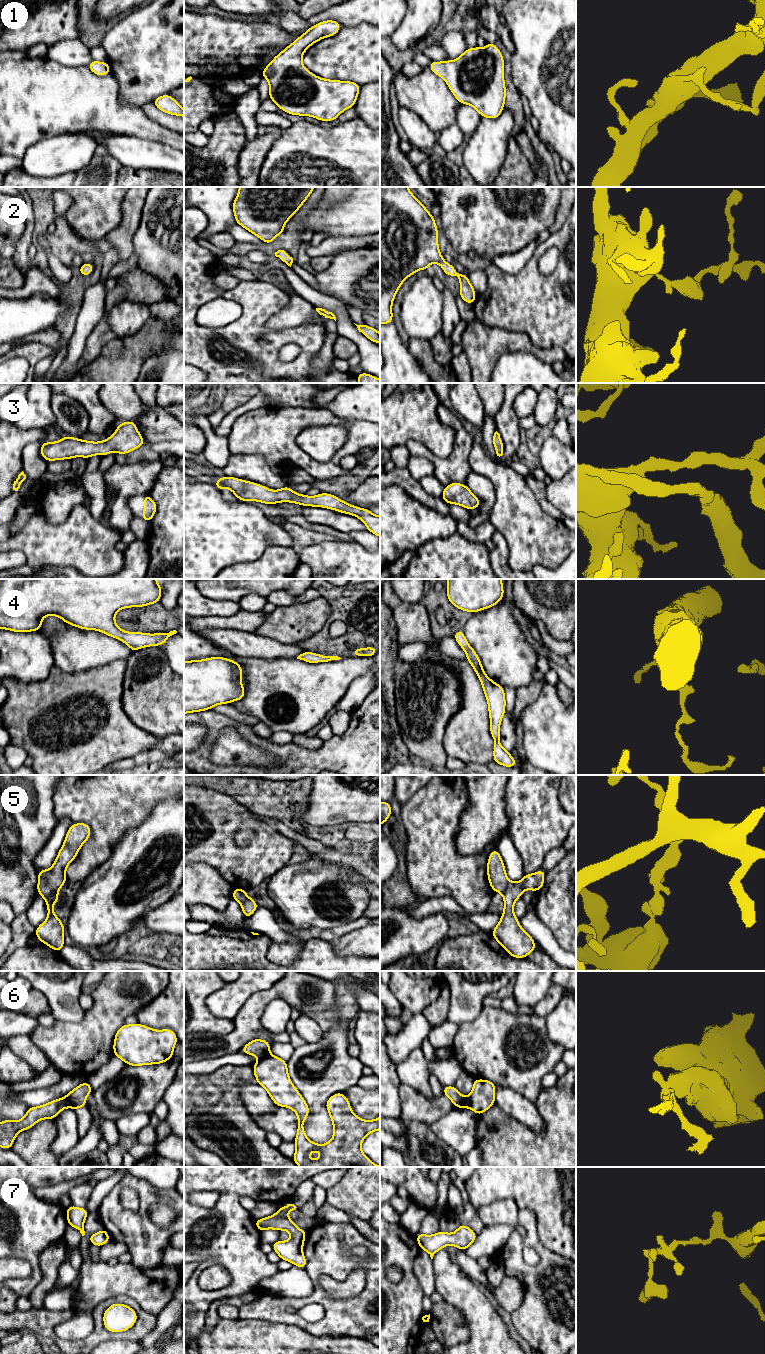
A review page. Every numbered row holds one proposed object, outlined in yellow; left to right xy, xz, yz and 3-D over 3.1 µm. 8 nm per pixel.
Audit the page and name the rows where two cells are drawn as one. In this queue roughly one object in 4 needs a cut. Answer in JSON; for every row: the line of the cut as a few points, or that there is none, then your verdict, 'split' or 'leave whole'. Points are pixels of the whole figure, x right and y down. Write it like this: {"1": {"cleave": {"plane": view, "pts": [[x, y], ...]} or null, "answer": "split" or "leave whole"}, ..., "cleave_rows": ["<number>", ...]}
{"1": {"cleave": null, "answer": "leave whole"}, "2": {"cleave": null, "answer": "leave whole"}, "3": {"cleave": null, "answer": "leave whole"}, "4": {"cleave": null, "answer": "leave whole"}, "5": {"cleave": {"plane": "yz", "pts": [[509, 880], [503, 894]]}, "answer": "split"}, "6": {"cleave": {"plane": "yz", "pts": [[466, 1097], [470, 1107]]}, "answer": "split"}, "7": {"cleave": null, "answer": "leave whole"}, "cleave_rows": ["5", "6"]}

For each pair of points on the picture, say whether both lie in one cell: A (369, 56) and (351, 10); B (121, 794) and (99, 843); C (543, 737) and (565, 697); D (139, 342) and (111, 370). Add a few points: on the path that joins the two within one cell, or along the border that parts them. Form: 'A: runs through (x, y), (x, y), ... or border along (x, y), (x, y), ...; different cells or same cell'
A: border along (369, 23), (342, 27); different cells
B: runs through (110, 806), (110, 816), (106, 831); same cell
C: border along (557, 686), (559, 698), (565, 704); different cells
D: runs through (132, 349), (118, 363); same cell

